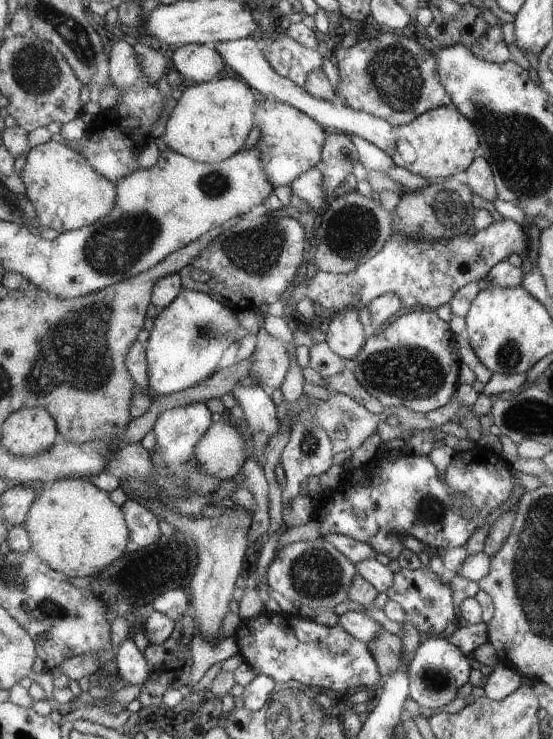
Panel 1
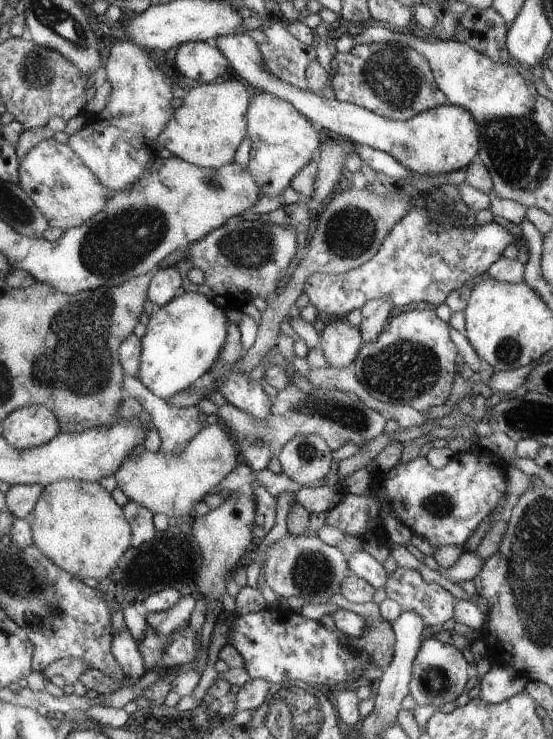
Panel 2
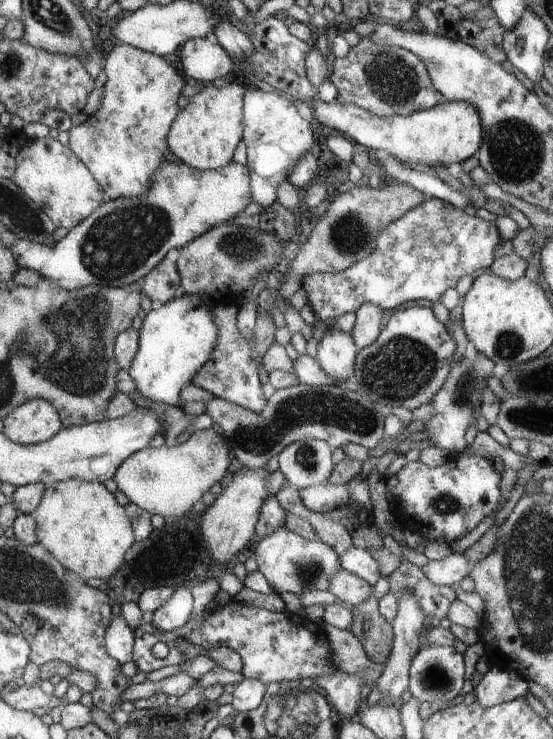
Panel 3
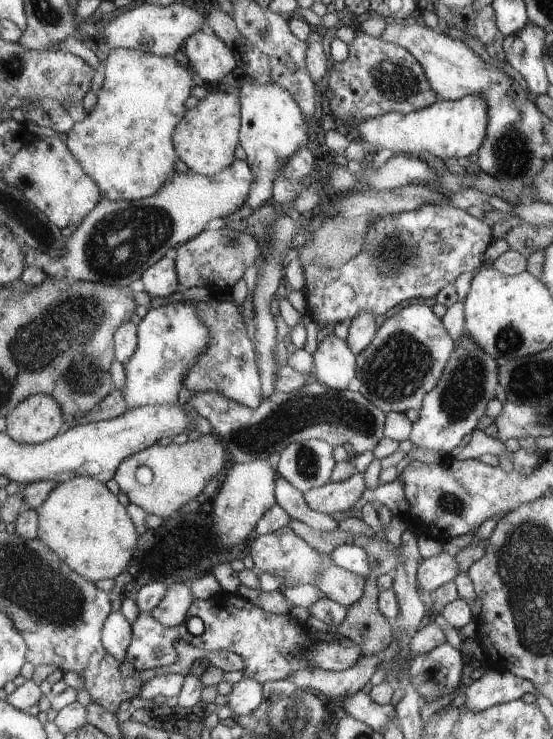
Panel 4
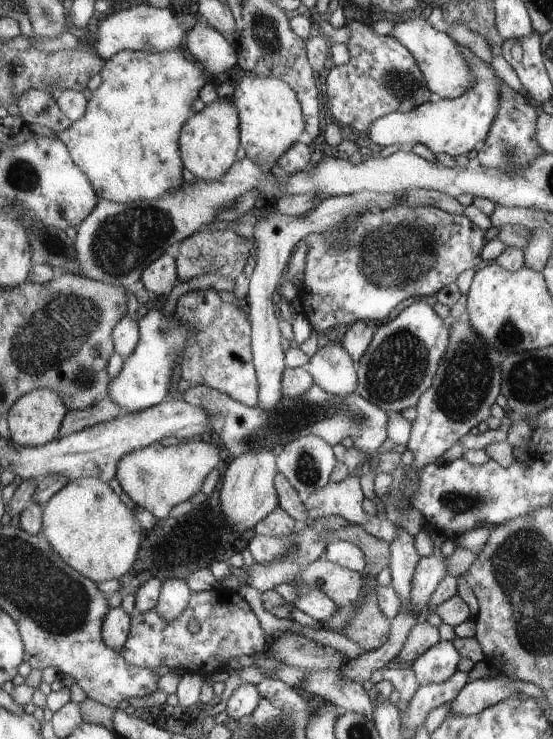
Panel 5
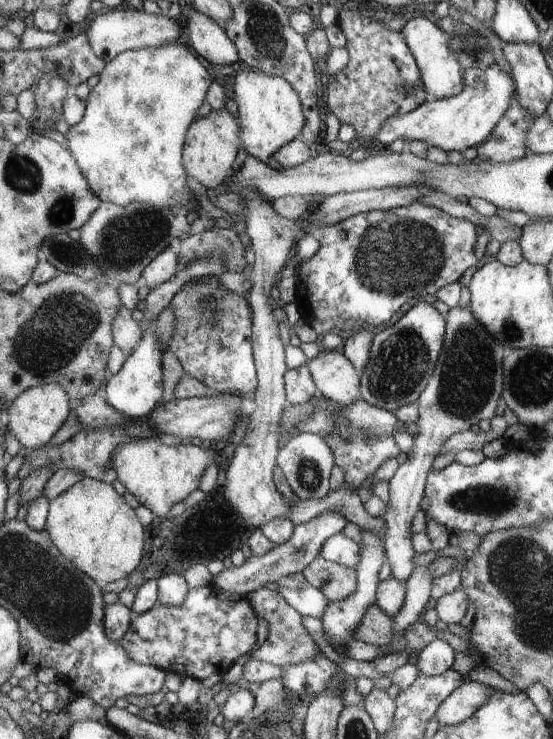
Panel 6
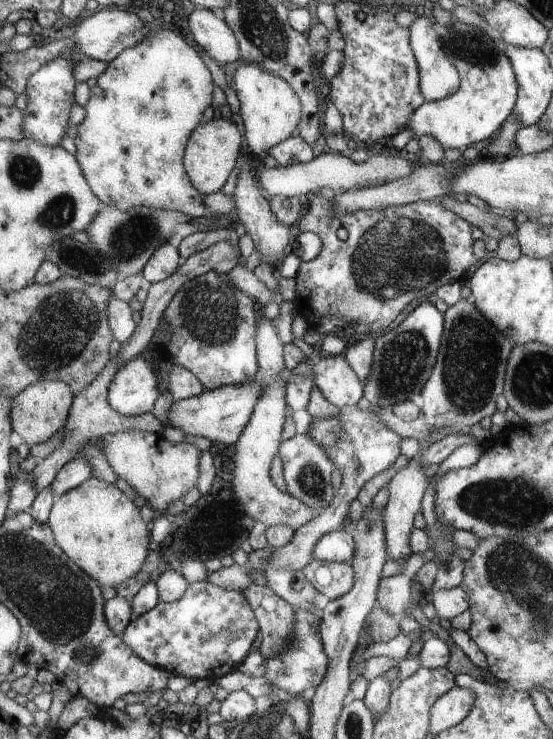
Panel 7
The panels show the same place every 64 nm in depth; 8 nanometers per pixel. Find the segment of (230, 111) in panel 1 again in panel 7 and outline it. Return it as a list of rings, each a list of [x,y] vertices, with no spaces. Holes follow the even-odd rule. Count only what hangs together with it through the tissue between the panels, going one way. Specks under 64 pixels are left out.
[[[216,114],[212,121],[200,124],[190,136],[185,149],[184,164],[189,180],[198,193],[210,195],[216,193],[228,180],[232,168],[240,156],[240,142],[242,136],[238,132],[238,123],[230,122]]]

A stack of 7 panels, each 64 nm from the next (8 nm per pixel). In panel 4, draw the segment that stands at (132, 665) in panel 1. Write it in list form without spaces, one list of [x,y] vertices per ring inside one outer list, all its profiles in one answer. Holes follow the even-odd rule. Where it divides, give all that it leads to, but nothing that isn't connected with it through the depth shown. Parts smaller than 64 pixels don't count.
[[[118,610],[109,616],[102,634],[104,646],[117,660],[124,661],[126,650],[132,642],[131,623]]]

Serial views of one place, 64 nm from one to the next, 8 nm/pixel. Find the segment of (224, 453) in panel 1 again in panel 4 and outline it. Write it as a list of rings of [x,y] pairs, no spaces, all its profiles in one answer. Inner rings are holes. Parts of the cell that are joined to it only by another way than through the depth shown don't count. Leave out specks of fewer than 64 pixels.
[[[194,434],[182,445],[170,444],[169,446],[158,446],[154,444],[141,452],[127,457],[117,469],[113,477],[120,487],[120,492],[130,499],[130,503],[145,510],[146,513],[156,515],[163,520],[170,519],[177,510],[204,492],[207,484],[212,478],[224,470],[224,448],[222,444],[210,435]],[[138,468],[149,468],[152,471],[152,482],[140,484],[136,479]]]

